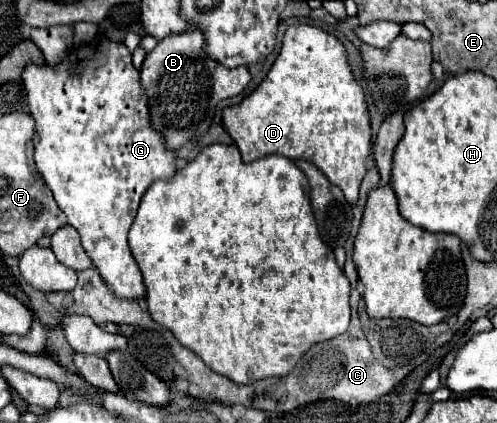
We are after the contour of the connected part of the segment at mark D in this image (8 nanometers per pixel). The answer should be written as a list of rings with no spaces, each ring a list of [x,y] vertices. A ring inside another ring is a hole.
[[[289,26],[283,36],[281,54],[271,66],[267,78],[241,104],[223,110],[223,126],[235,140],[245,162],[259,160],[267,154],[313,162],[331,184],[339,186],[349,202],[357,202],[359,184],[367,172],[367,156],[371,150],[371,116],[365,92],[353,76],[345,46],[329,32],[317,26]]]

